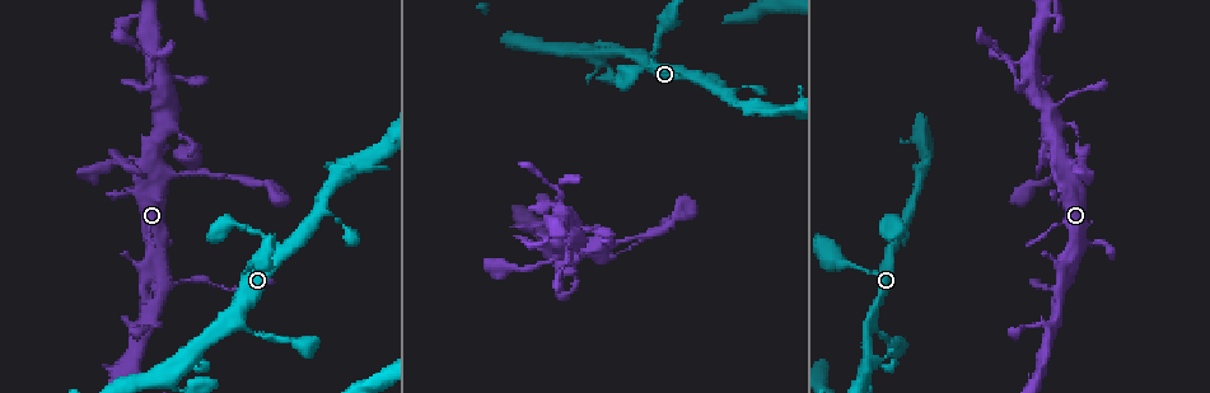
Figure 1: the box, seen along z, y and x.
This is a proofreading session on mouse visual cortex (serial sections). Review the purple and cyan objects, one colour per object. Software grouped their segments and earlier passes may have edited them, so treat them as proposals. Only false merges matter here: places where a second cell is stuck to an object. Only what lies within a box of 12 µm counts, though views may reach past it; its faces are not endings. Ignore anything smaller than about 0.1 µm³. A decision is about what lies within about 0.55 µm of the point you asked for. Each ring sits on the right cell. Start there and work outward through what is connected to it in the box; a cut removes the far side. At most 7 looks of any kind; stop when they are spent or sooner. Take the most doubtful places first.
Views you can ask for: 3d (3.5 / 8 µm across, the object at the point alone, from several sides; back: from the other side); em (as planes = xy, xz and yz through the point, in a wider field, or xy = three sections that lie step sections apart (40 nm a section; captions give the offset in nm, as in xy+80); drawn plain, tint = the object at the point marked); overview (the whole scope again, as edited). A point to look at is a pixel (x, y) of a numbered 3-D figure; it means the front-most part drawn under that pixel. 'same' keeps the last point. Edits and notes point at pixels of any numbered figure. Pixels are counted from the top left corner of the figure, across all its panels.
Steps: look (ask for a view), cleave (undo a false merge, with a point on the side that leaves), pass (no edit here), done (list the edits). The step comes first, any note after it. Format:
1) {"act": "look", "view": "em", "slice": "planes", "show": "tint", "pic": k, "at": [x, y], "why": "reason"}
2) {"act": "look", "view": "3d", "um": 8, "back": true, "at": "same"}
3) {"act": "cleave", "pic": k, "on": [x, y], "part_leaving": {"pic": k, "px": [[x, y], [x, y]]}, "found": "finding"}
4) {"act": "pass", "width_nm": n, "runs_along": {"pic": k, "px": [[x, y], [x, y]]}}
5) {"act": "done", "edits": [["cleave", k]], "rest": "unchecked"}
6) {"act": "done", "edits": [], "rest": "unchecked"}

{"act": "look", "view": "3d", "um": 3.5, "pic": 1, "at": [1071, 181], "why": "four arms meet"}

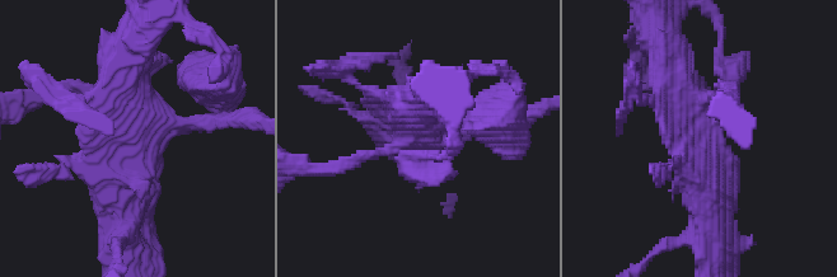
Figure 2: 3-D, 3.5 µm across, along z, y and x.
{"act": "look", "view": "em", "slice": "xy", "step": 1, "show": "tint", "pic": 2, "at": [150, 143], "why": "shape alone is not enough"}

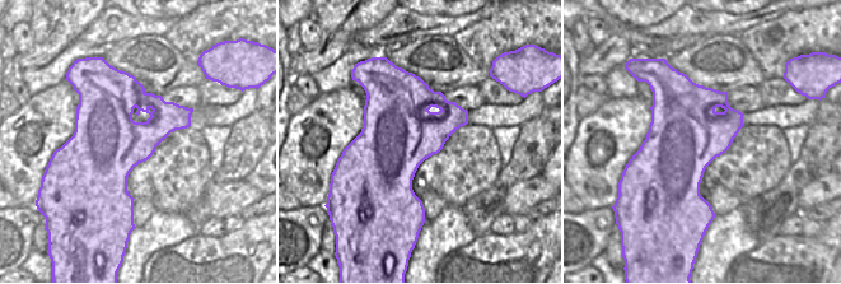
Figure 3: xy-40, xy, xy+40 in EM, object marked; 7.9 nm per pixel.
{"act": "pass", "width_nm": 650, "runs_along": {"pic": 2, "px": [[712, 221], [702, 155], [673, 65]]}, "found": "all the same cell"}

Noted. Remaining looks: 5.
{"act": "look", "view": "3d", "um": 8, "pic": 1, "at": [869, 321]}

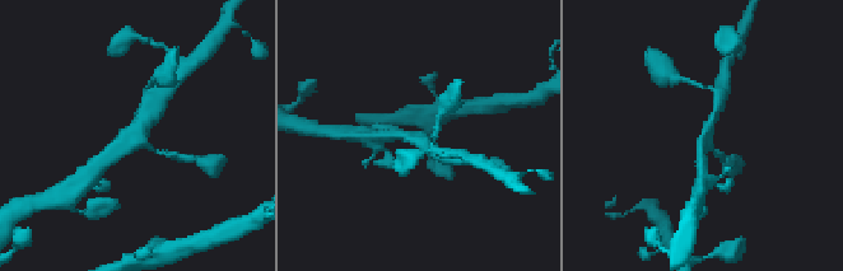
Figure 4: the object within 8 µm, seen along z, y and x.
{"act": "look", "view": "em", "slice": "xy", "step": 2, "show": "tint", "pic": 4, "at": [423, 140]}

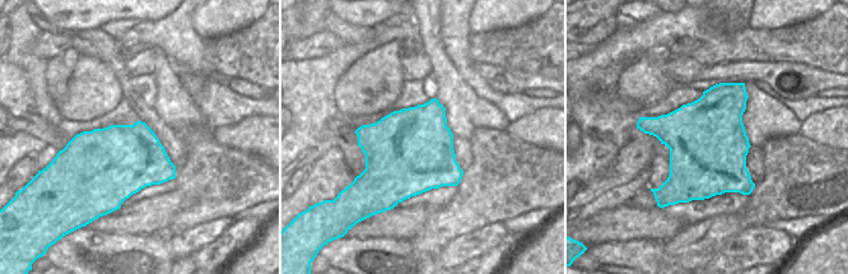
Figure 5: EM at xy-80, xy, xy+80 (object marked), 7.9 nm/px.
{"act": "pass", "width_nm": 700, "runs_along": {"pic": 4, "px": [[152, 107], [136, 139], [106, 160]]}, "found": "continuous, no second cell"}

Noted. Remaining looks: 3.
{"act": "look", "view": "3d", "um": 3.5, "pic": 1, "at": [688, 72], "why": "abrupt turn"}

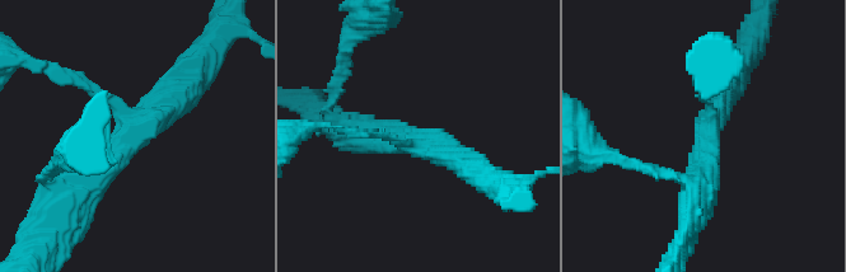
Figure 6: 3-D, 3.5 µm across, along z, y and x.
{"act": "look", "view": "em", "slice": "xy", "step": 3, "show": "plain", "pic": 6, "at": [136, 131], "arms": 3, "arm_widths_nm": [100, 300, 400]}

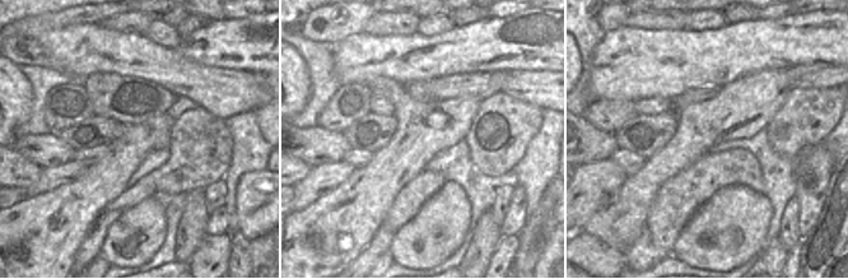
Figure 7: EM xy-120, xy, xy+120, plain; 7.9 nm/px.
{"act": "look", "view": "em", "slice": "xy", "step": 3, "show": "tint", "at": "same", "why": "where the object lies"}

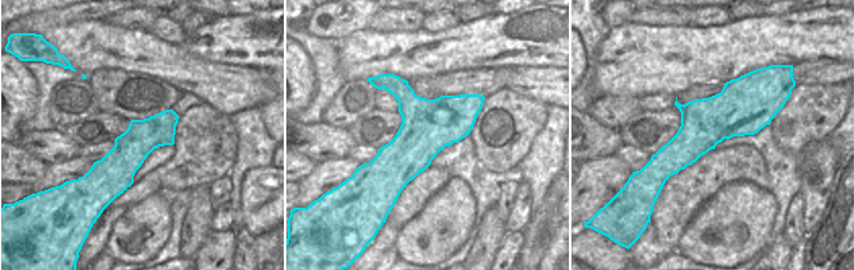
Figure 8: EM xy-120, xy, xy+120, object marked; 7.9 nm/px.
{"act": "pass", "runs_along": {"pic": 6, "px": [[75, 193], [194, 76]]}, "found": "all the same cell"}

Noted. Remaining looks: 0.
{"act": "done", "edits": [], "rest": "unchecked"}

